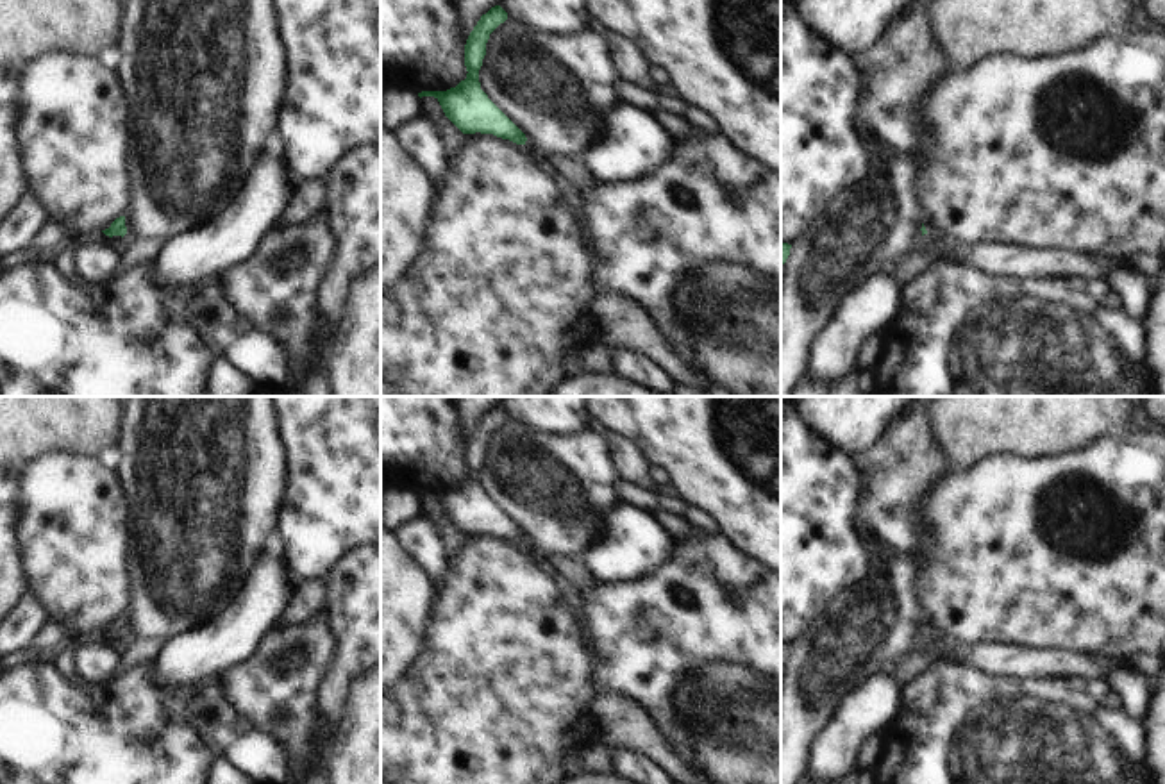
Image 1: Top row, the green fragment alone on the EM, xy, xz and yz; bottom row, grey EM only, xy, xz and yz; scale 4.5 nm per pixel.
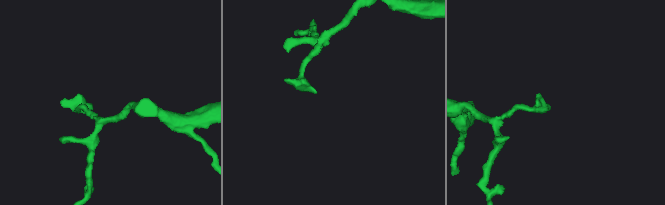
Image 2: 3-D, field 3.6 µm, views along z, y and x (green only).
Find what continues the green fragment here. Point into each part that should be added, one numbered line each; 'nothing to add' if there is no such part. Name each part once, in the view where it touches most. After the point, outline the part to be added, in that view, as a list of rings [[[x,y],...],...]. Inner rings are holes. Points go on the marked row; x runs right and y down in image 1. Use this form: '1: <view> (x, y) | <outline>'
nothing to add

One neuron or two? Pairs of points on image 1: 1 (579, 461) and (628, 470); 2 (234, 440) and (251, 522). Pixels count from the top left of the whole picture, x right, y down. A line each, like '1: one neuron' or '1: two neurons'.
1: two neurons
2: one neuron

